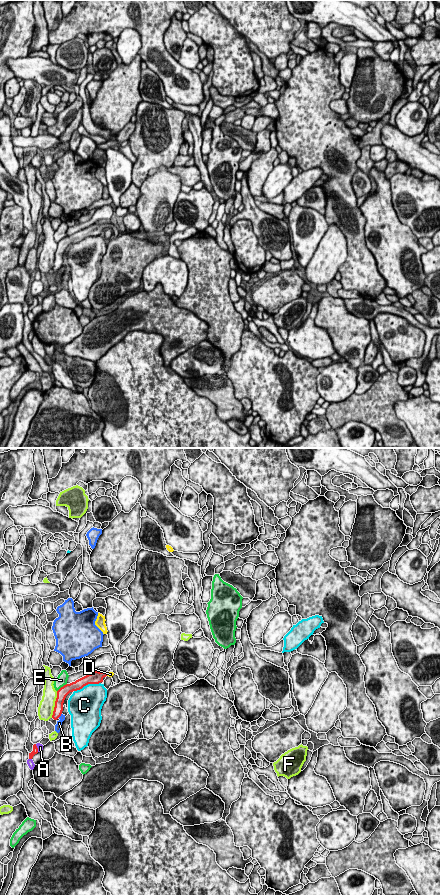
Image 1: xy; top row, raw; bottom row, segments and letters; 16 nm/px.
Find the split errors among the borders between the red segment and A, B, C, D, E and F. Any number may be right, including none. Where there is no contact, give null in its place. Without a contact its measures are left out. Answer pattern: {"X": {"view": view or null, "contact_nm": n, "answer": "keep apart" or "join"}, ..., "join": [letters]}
{"A": {"view": "xy", "contact_nm": 50, "answer": "keep apart"}, "B": {"view": "xy", "contact_nm": 100, "answer": "keep apart"}, "C": {"view": "xy", "contact_nm": 460, "answer": "keep apart"}, "D": {"view": "xy", "contact_nm": 70, "answer": "join"}, "E": {"view": "xy", "contact_nm": 200, "answer": "keep apart"}, "F": {"view": "xy", "contact_nm": 440, "answer": "keep apart"}, "join": ["D"]}

